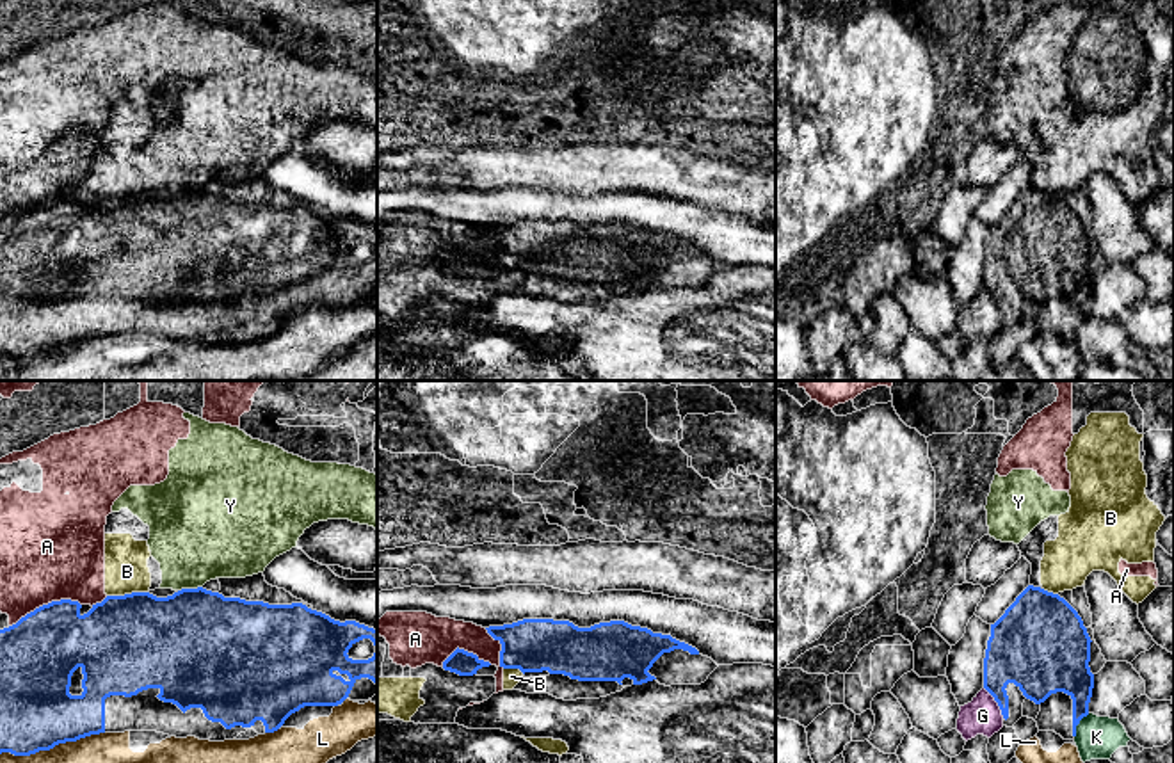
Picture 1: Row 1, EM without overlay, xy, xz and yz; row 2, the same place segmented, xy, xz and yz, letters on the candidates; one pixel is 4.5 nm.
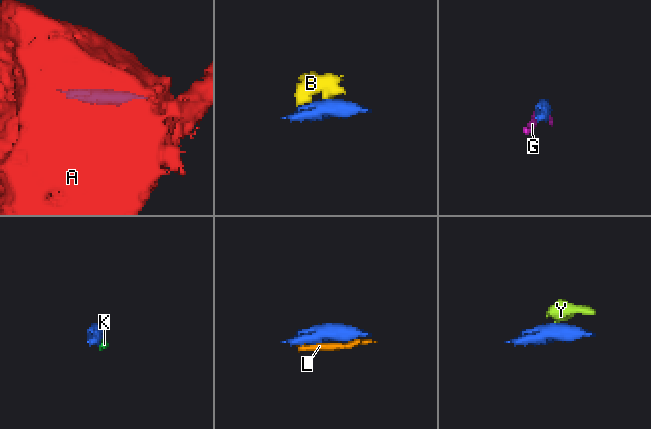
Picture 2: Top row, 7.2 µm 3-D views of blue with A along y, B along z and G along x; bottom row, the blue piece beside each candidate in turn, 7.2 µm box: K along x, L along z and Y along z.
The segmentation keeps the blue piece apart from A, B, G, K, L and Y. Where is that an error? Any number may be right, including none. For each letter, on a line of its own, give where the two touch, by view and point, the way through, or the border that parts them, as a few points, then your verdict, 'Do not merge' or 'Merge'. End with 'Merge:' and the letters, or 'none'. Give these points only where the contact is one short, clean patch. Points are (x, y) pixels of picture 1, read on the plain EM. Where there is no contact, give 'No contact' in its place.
A: Touches blue at xy (45, 207). Boundary: xy (80, 205), (54, 201), (36, 208), (9, 228). Do not merge
B: Touches blue at xy (127, 196). Boundary: xy (146, 192), (107, 198). Do not merge
G: Touches blue at yz (997, 303). Do not merge
K: Touches blue at yz (1078, 324). Do not merge
L: Touches blue at xy (52, 349). Do not merge
Y: Touches blue at xy (189, 191). Boundary: xy (201, 187), (178, 192). Do not merge
Merge: none

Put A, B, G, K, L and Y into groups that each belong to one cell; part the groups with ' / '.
A / B Y / G / K L

